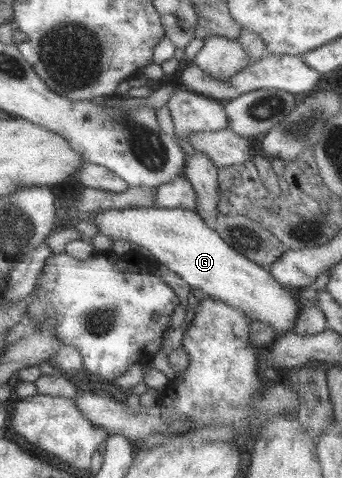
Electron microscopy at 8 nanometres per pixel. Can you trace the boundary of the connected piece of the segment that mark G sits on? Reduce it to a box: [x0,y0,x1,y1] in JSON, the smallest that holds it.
[84,207,300,335]

